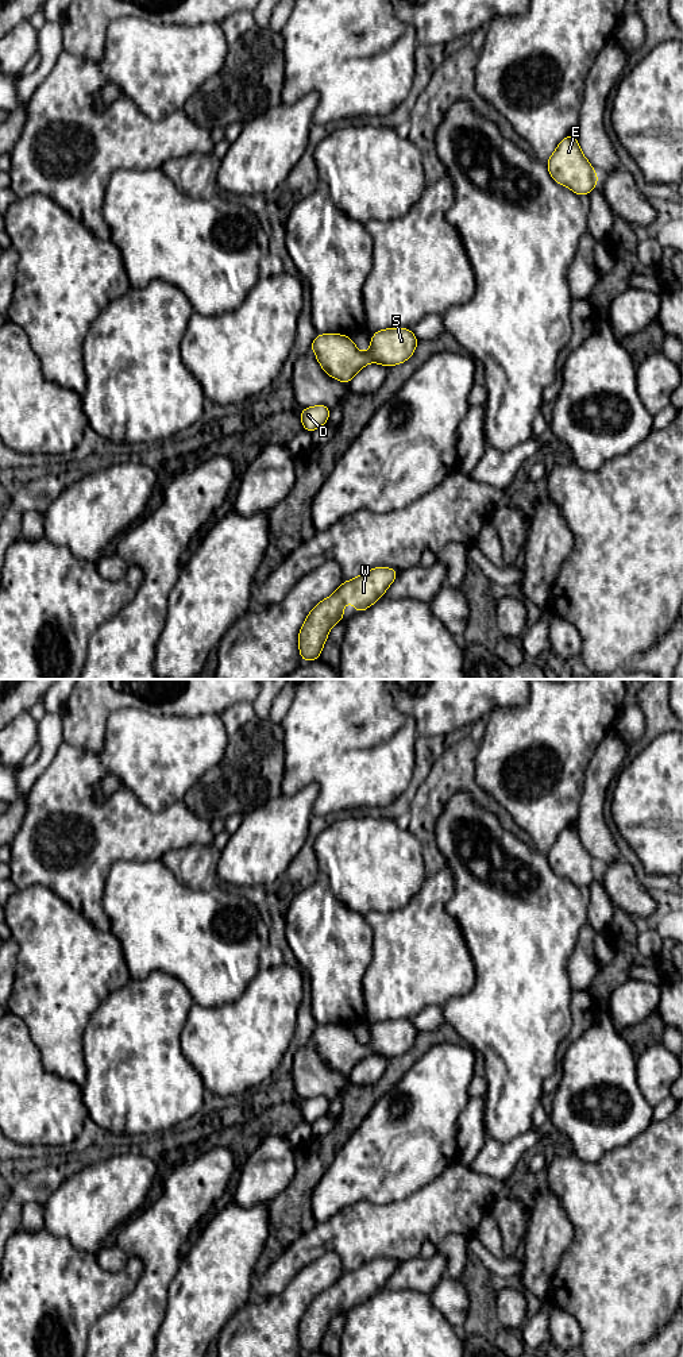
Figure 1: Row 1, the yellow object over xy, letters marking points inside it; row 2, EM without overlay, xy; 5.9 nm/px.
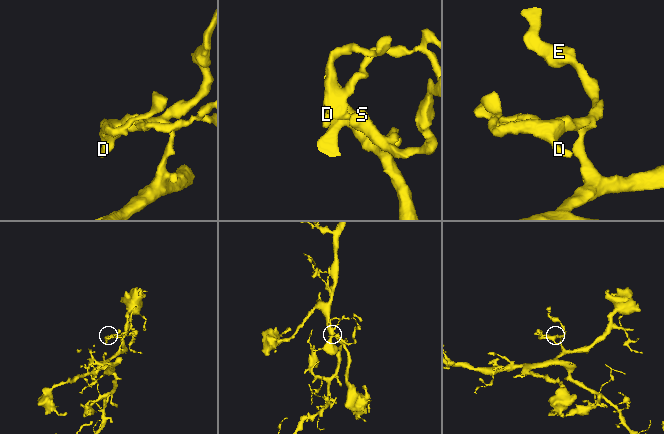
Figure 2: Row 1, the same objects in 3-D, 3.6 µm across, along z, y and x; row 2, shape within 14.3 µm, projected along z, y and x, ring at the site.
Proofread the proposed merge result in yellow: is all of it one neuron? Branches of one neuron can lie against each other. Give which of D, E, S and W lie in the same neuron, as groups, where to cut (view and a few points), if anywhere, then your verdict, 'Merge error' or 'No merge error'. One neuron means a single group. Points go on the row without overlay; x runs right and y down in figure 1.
Groups: D E S W. No split. No merge error

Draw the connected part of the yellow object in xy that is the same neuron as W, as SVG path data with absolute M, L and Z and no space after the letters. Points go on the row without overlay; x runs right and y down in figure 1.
M375 1258L358 1269L344 1272L328 1289L319 1294L308 1306L298 1325L298 1341L302 1353L320 1350L331 1319L344 1311L347 1292L355 1296L356 1304L370 1299L383 1288L400 1262L390 1258Z

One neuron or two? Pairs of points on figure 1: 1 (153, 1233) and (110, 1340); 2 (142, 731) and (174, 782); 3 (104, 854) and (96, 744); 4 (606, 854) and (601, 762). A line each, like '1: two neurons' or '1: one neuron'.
1: one neuron
2: one neuron
3: two neurons
4: one neuron

